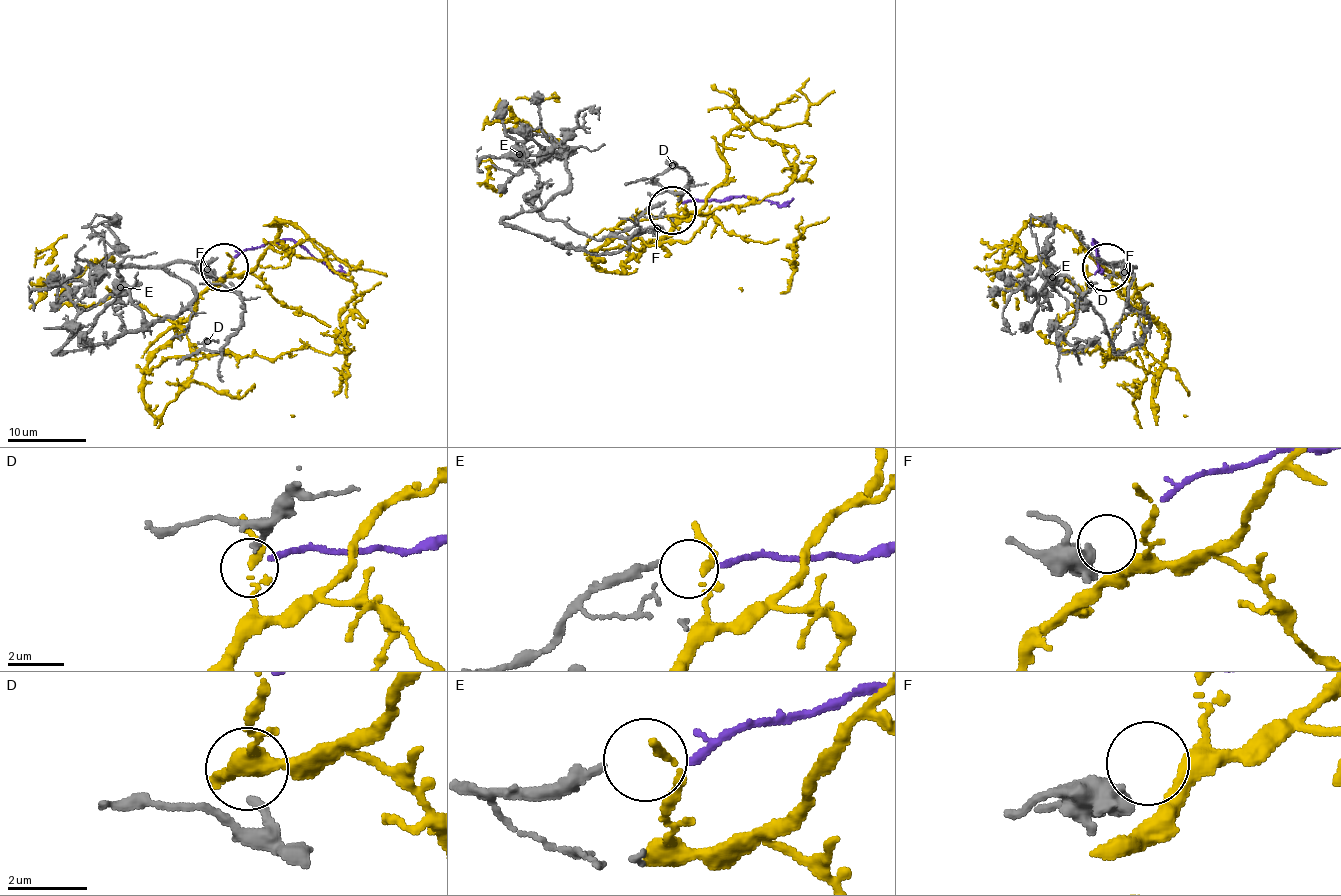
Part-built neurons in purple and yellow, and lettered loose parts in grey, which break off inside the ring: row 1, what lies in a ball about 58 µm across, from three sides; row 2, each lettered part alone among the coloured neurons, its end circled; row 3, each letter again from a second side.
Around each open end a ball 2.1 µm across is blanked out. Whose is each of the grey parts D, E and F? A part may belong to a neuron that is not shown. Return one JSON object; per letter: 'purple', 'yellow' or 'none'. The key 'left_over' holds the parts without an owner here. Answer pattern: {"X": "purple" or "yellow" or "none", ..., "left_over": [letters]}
{"D": "yellow", "E": "purple", "F": "none", "left_over": ["F"]}

